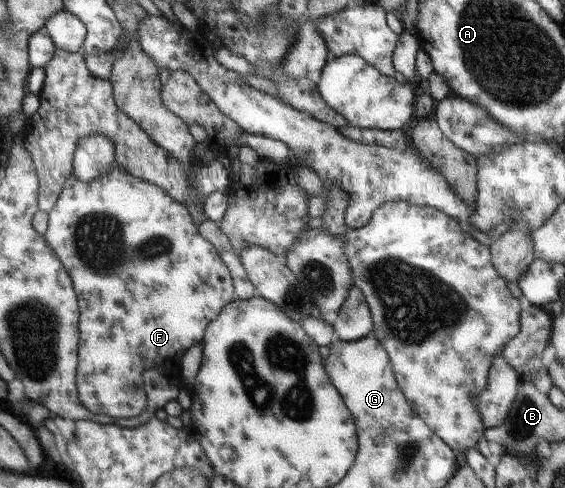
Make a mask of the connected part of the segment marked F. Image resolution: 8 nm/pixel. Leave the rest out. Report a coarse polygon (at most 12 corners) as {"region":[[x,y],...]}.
{"region":[[115,161],[44,236],[82,295],[81,402],[148,406],[238,298],[189,208]]}

